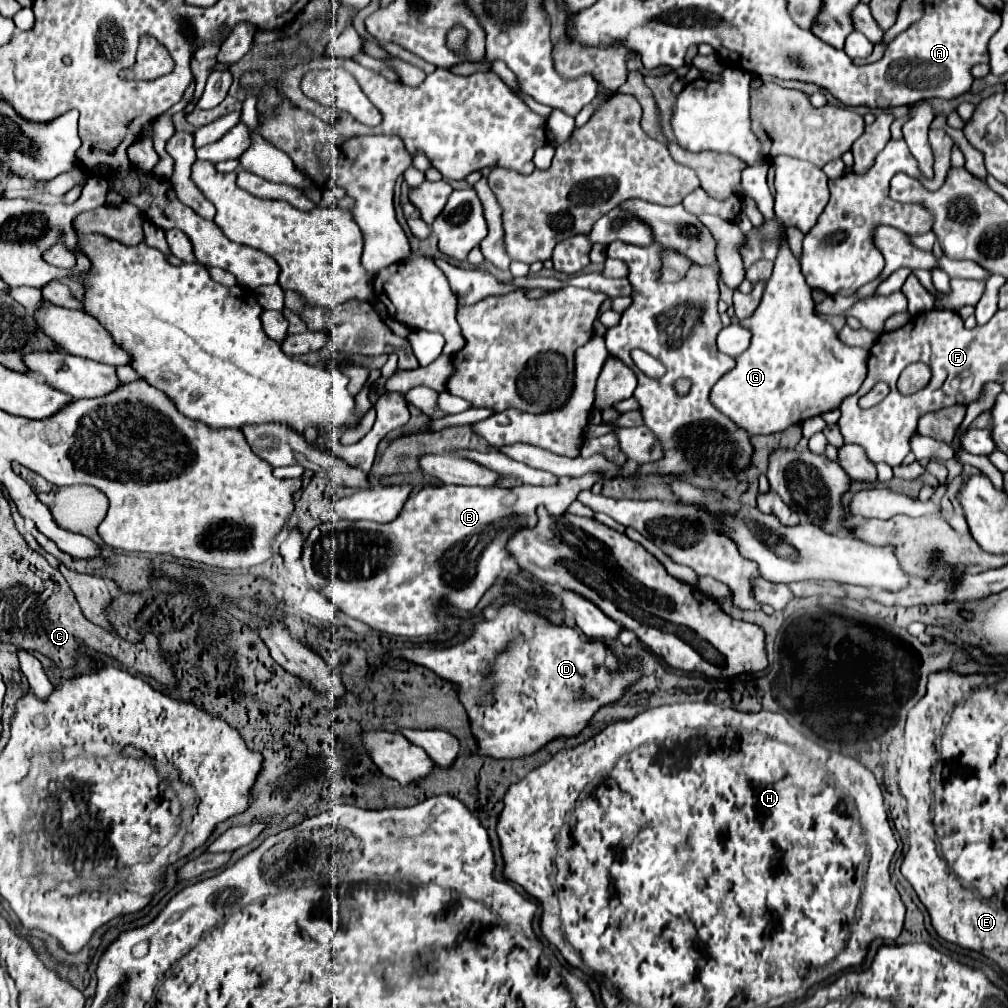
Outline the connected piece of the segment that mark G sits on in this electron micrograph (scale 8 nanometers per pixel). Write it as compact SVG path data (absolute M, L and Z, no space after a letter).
M784 243L780 255L776 257L772 277L766 283L758 309L752 317L740 321L740 325L752 333L750 347L736 357L736 367L712 387L710 395L712 403L750 435L780 433L800 421L836 409L844 397L860 389L868 375L868 351L862 347L844 345L838 331L826 319L814 313L814 301L810 293L812 289L800 271L800 263L790 253L788 243Z

